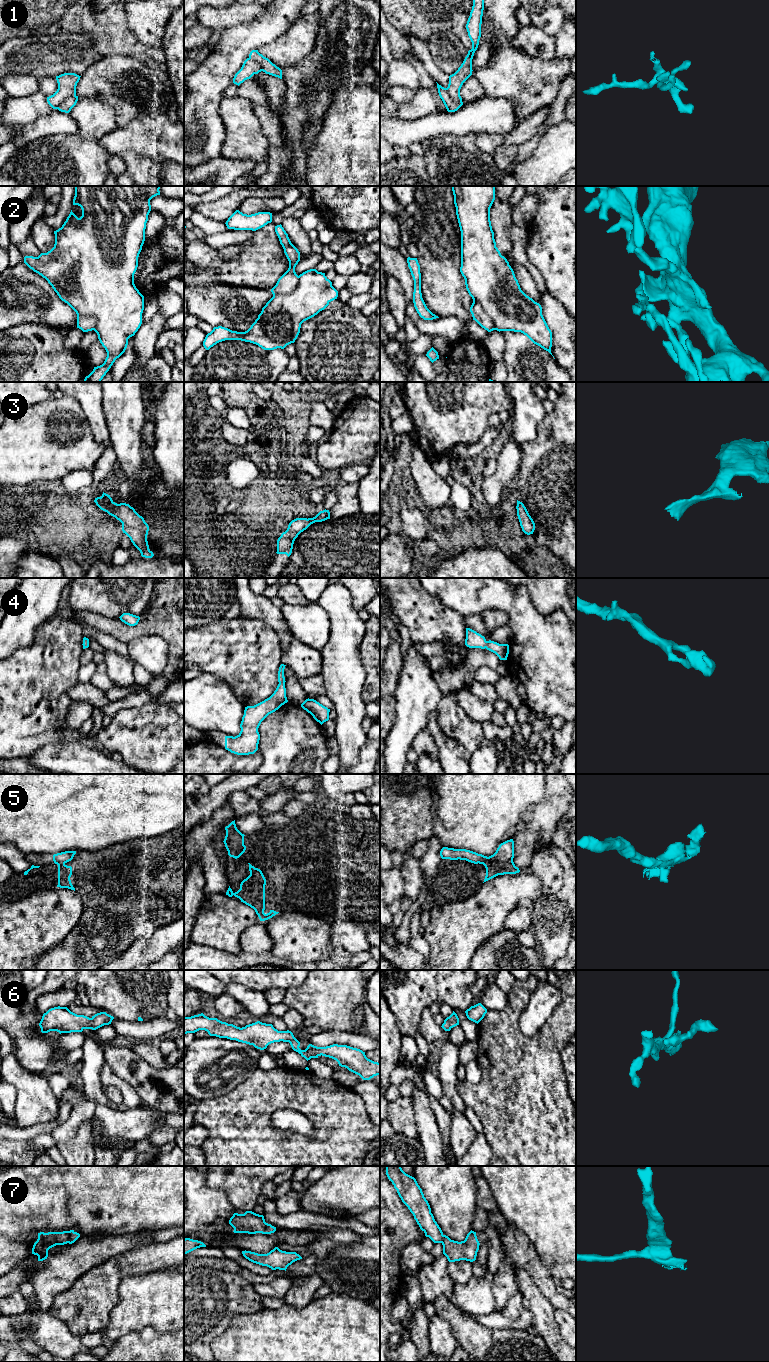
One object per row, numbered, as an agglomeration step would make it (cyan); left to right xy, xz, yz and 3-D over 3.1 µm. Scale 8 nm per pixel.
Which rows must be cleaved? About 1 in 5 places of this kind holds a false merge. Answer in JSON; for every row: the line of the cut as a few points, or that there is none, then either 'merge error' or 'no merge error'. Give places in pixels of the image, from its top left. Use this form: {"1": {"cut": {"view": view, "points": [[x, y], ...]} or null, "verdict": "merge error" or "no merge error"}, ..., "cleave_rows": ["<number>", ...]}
{"1": {"cut": null, "verdict": "no merge error"}, "2": {"cut": null, "verdict": "no merge error"}, "3": {"cut": null, "verdict": "no merge error"}, "4": {"cut": null, "verdict": "no merge error"}, "5": {"cut": null, "verdict": "no merge error"}, "6": {"cut": null, "verdict": "no merge error"}, "7": {"cut": null, "verdict": "no merge error"}, "cleave_rows": []}

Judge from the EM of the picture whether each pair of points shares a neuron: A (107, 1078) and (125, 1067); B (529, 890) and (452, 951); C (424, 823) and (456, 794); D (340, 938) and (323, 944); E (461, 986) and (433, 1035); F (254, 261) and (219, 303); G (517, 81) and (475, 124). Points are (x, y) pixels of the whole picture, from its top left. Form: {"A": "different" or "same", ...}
{"A": "different", "B": "same", "C": "different", "D": "different", "E": "different", "F": "different", "G": "different"}

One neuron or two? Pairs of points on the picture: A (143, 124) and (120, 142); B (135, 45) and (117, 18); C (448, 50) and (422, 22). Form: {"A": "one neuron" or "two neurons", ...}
{"A": "one neuron", "B": "one neuron", "C": "two neurons"}

